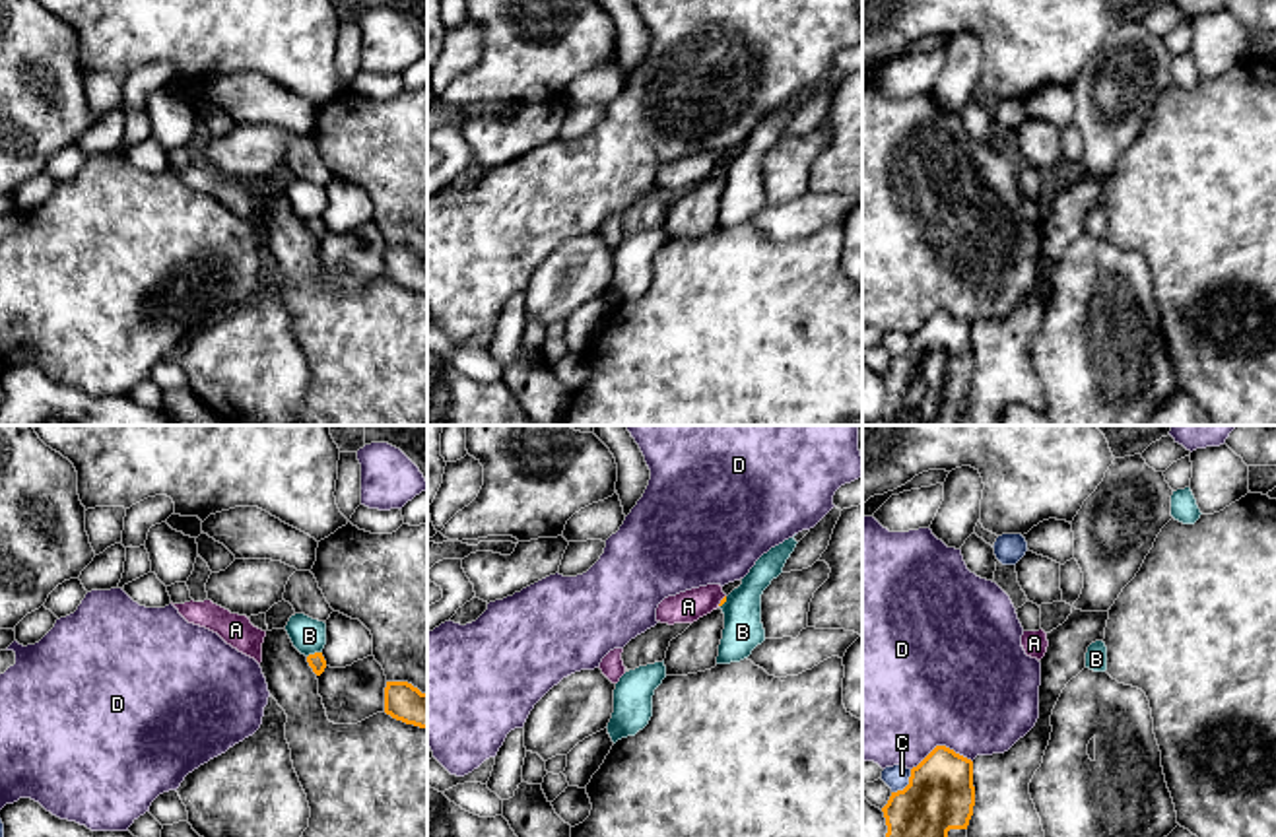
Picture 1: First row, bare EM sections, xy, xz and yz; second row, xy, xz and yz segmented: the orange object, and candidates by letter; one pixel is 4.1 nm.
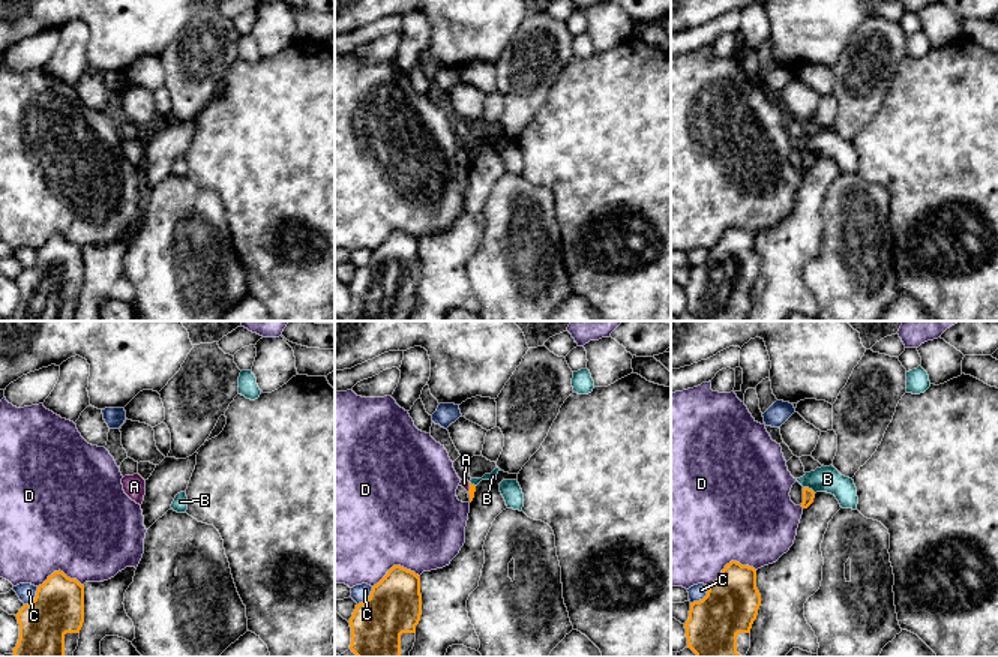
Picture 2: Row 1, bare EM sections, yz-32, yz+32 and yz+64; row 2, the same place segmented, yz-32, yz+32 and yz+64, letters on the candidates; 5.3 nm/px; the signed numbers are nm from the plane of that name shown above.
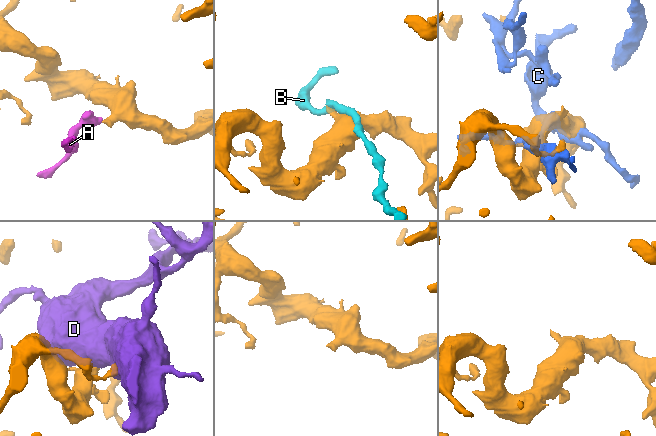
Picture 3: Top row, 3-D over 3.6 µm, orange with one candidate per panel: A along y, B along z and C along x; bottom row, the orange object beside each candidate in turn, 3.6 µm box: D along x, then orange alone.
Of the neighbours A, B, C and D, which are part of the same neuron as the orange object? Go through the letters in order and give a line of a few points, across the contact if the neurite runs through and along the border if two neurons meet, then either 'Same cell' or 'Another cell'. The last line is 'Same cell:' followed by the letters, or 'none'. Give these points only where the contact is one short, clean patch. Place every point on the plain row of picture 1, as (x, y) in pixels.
A: Line: xz (725, 160), (717, 169). Another cell
B: Another cell
C: Another cell
D: Another cell
Same cell: none

